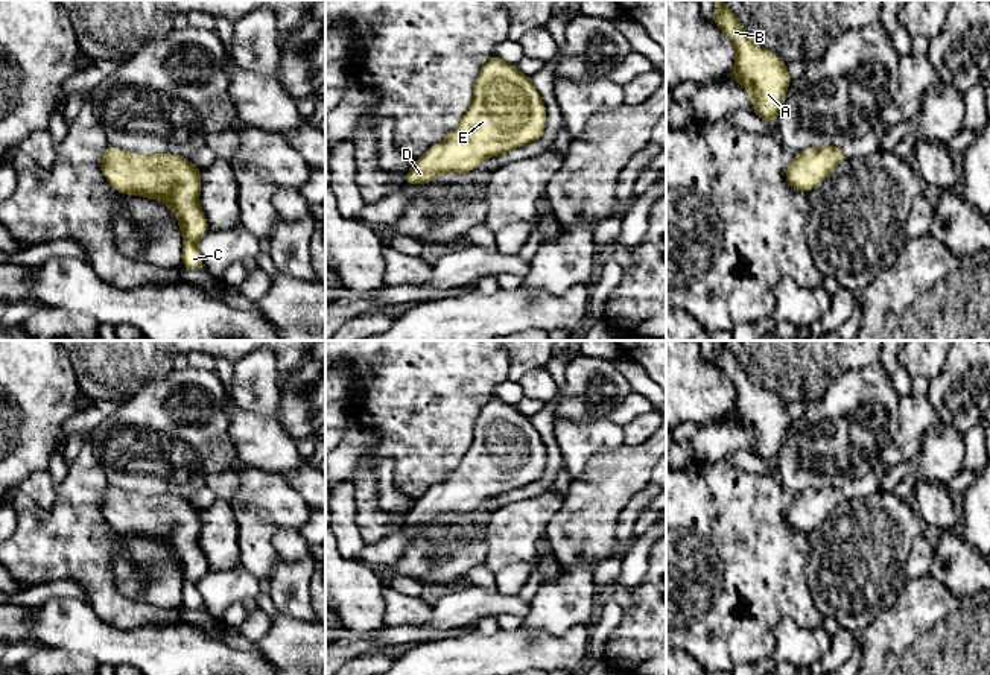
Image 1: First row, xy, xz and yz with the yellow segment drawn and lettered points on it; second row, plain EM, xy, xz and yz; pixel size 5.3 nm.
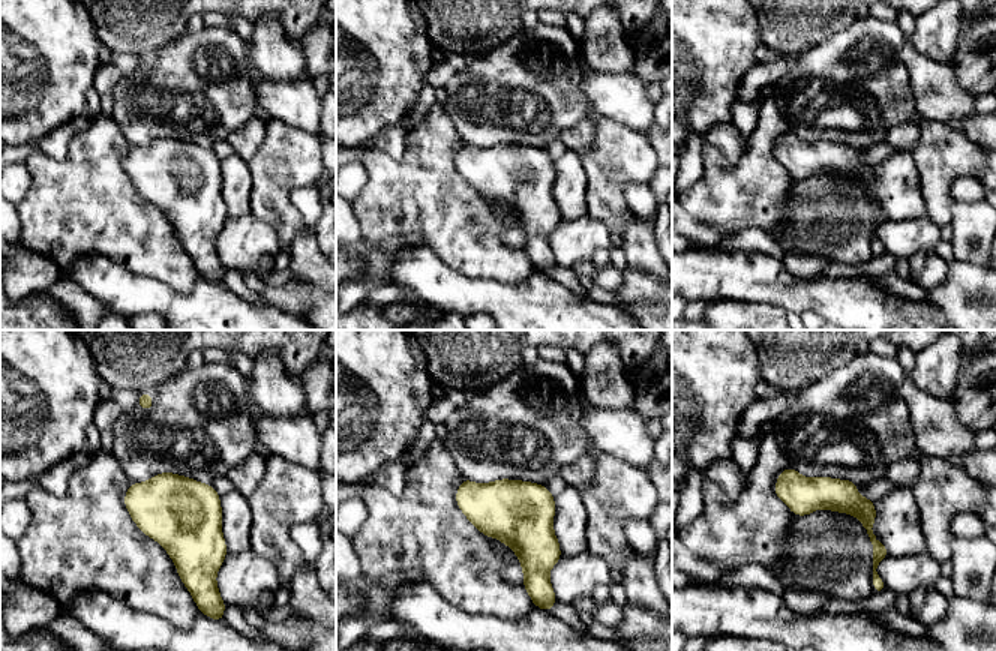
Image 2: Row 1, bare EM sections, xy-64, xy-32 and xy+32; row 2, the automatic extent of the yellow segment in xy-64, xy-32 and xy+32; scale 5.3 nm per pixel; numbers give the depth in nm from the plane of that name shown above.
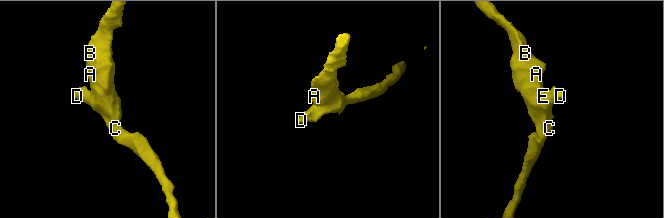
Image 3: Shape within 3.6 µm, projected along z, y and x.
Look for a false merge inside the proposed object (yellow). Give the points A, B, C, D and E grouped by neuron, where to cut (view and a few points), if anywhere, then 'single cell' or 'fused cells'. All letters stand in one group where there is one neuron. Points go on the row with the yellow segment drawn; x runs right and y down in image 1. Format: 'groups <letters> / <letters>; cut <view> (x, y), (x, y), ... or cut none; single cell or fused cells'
groups A B C D E; cut none; single cell

